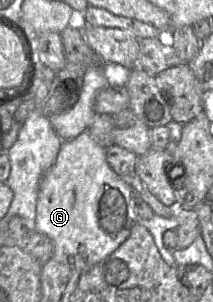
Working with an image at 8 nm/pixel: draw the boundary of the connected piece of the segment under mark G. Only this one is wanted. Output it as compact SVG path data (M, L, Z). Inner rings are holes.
M88 131L82 132L76 138L62 141L57 158L52 167L44 174L40 181L36 204L36 231L47 235L53 242L54 255L66 255L67 260L83 271L99 263L113 253L131 234L132 227L137 222L134 204L134 192L131 187L109 166L106 159L106 149L97 144Z

